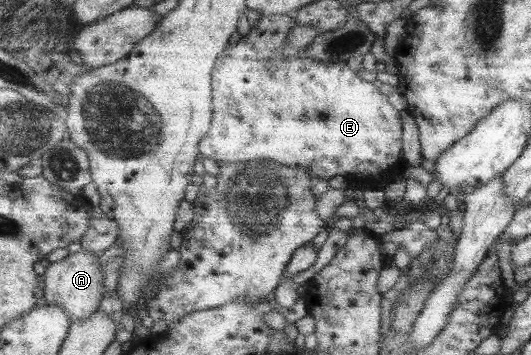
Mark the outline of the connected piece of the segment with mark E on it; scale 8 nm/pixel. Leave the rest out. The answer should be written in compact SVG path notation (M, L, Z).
M260 16L256 28L230 46L218 59L213 73L213 125L201 140L200 154L214 162L252 162L274 160L310 170L314 178L370 174L384 183L400 175L402 153L402 120L398 110L390 104L376 84L358 76L347 62L322 64L308 58L308 46L294 56L284 56L288 35L294 31L295 16Z

